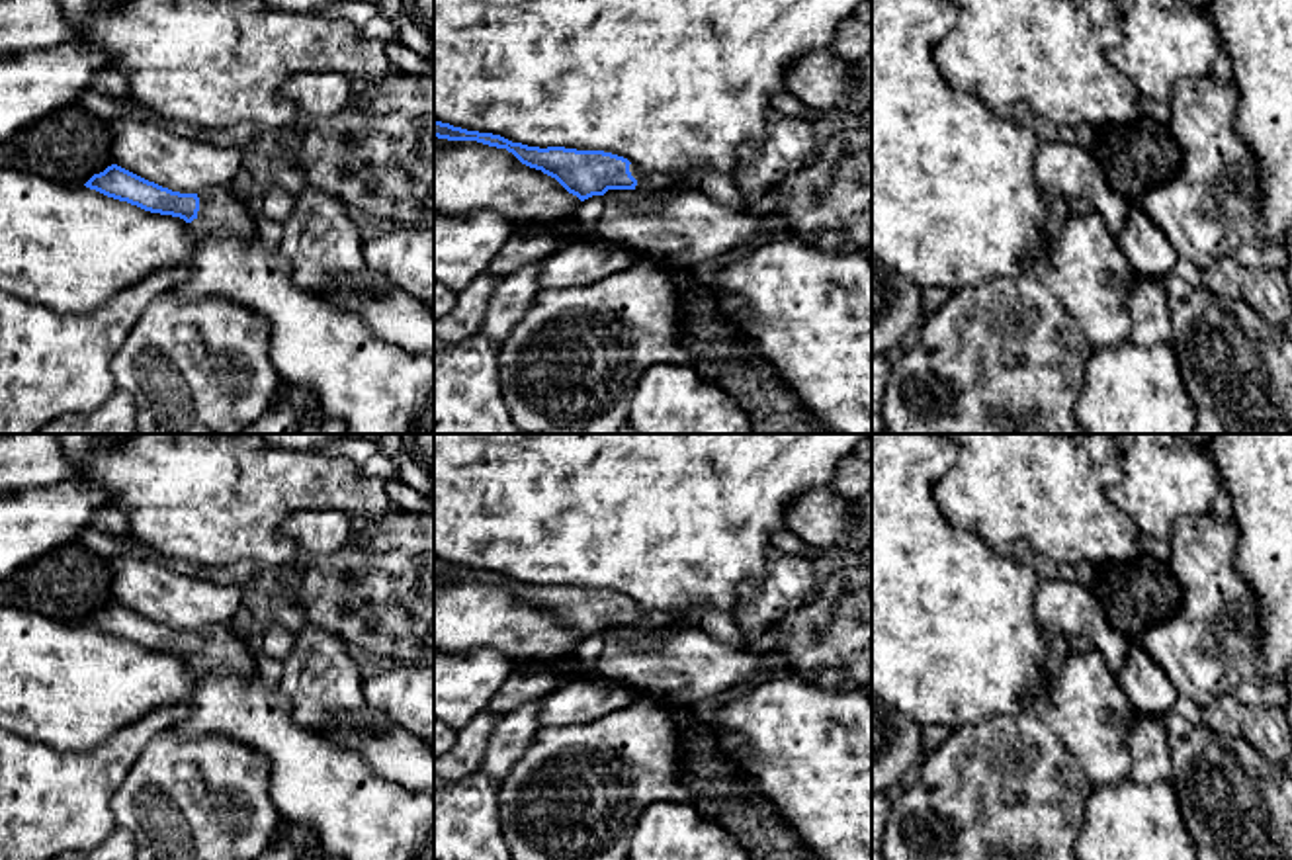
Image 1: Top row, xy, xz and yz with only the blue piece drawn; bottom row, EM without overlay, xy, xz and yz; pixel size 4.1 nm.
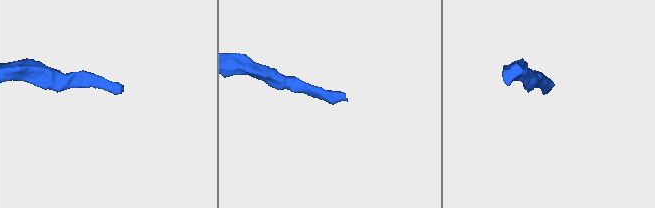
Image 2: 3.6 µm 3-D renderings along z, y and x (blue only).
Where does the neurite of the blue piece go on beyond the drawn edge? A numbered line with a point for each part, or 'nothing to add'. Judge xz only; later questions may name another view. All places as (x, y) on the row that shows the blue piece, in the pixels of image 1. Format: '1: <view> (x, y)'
1: xz (653, 182)

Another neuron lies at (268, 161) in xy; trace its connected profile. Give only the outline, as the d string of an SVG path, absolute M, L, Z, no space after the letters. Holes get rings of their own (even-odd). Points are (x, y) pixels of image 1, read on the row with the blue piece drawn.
M301 70L285 80L280 94L295 106L295 121L278 129L256 125L252 141L242 147L242 168L229 192L246 207L260 207L270 188L293 197L307 188L295 160L301 137L313 121L346 109L356 84L338 72Z

